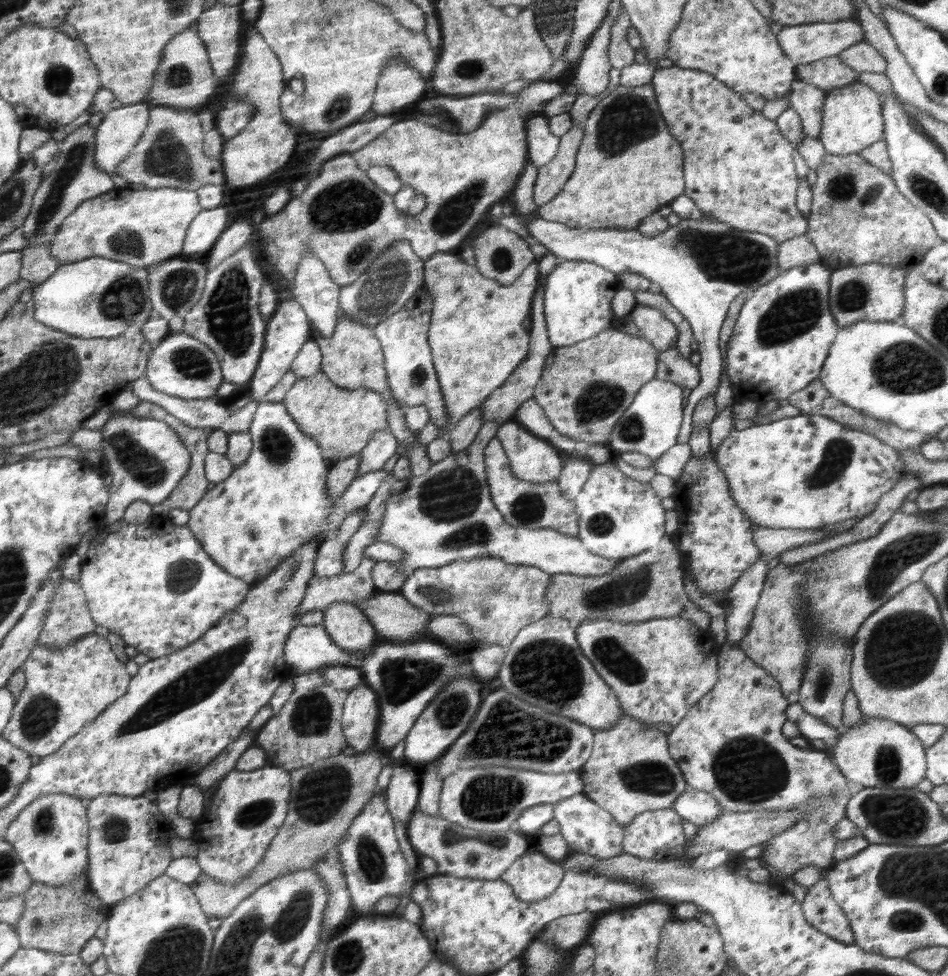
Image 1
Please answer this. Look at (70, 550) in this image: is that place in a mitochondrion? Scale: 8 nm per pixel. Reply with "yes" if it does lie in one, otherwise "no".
no

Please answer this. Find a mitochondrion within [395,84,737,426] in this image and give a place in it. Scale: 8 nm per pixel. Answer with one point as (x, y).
(629, 119)

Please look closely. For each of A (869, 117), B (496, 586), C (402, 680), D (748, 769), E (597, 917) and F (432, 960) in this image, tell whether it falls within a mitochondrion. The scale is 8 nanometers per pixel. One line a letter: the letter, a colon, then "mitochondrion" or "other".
A: other
B: mitochondrion
C: mitochondrion
D: mitochondrion
E: other
F: other

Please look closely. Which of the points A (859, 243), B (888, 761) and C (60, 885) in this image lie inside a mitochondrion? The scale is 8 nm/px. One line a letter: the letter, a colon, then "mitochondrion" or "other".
A: other
B: mitochondrion
C: other

